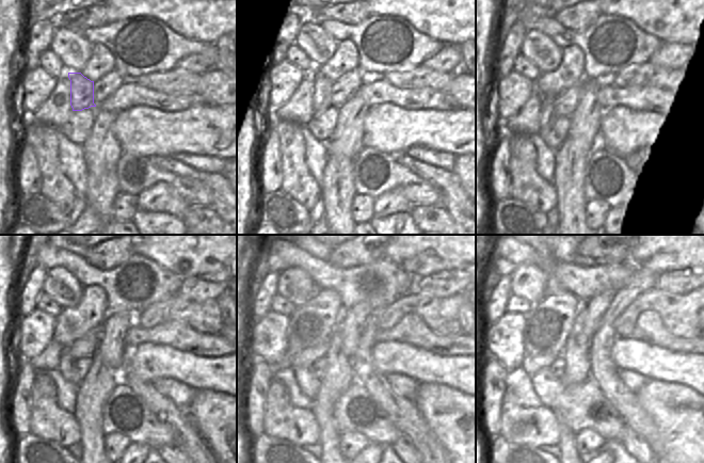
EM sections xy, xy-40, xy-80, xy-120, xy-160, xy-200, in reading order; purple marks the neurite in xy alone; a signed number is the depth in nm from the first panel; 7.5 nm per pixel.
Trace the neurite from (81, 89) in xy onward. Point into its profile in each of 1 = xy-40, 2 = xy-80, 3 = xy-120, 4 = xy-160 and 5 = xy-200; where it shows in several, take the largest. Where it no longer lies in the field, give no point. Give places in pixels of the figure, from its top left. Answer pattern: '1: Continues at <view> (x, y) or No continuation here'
1: Continues at xy-40 (320, 100)
2: Continues at xy-80 (547, 116)
3: Continues at xy-120 (66, 367)
4: Continues at xy-160 (309, 385)
5: Continues at xy-200 (584, 405)

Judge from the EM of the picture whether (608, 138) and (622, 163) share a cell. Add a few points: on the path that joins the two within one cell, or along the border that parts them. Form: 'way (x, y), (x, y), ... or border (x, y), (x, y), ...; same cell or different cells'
border (600, 142), (616, 153), (627, 157); different cells

